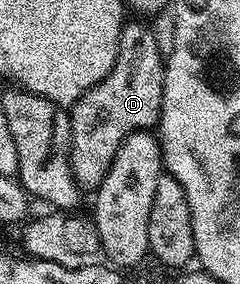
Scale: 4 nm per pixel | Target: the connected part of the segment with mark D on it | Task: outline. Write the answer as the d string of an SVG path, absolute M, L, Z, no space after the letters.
M126 20L111 71L69 109L73 175L82 190L93 191L103 183L127 135L152 130L161 120L165 82L163 49L161 53L156 35L141 21L144 20Z

